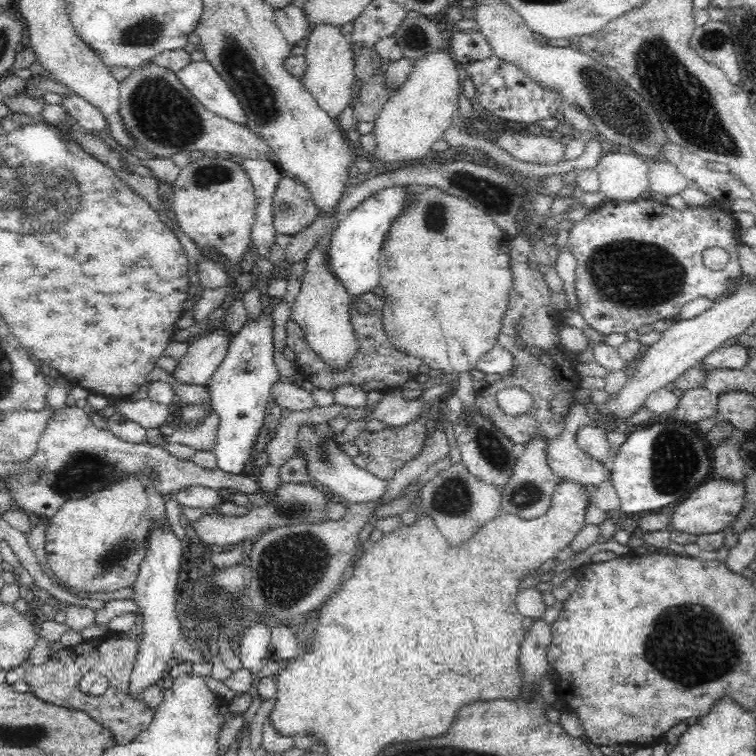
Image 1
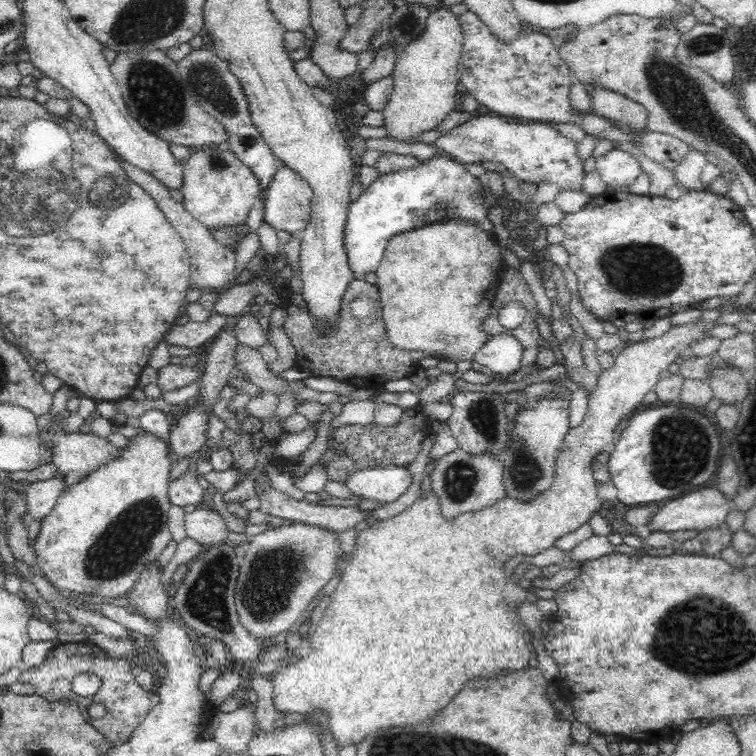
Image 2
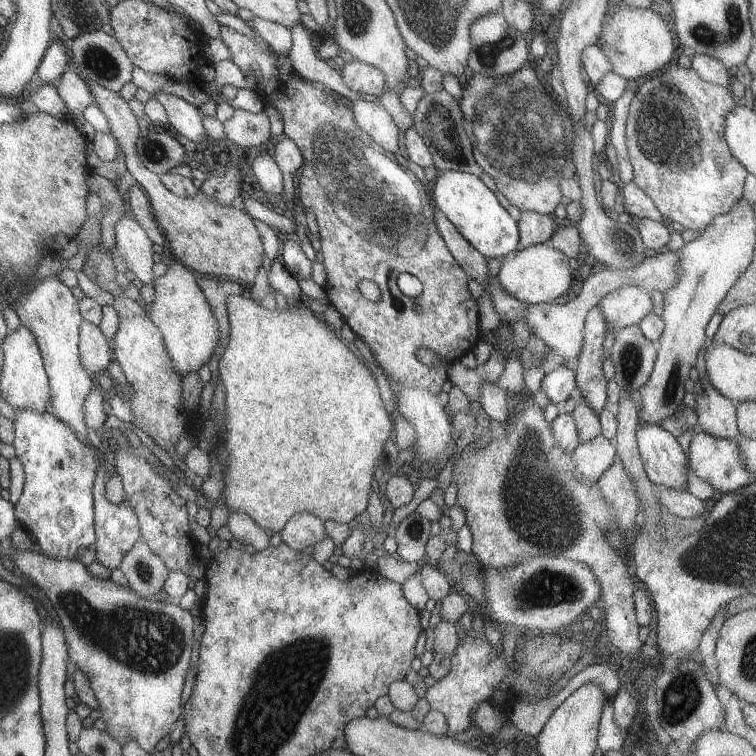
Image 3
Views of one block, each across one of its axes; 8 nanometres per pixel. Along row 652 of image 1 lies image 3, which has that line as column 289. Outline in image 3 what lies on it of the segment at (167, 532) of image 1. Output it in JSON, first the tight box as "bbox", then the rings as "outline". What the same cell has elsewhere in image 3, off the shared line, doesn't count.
{"bbox":[271,137,304,199],"outline":[[[286,137],[271,147],[271,153],[276,164],[283,172],[282,185],[286,197],[295,199],[296,188],[293,185],[296,170],[304,164],[304,157],[299,146],[290,138]]]}

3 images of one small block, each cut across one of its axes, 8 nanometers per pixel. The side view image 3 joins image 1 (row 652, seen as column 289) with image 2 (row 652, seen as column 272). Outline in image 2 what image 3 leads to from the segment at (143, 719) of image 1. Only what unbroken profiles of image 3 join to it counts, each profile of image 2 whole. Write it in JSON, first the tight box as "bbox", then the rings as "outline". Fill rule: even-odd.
{"bbox":[21,637,160,746],"outline":[[[84,637],[81,639],[68,639],[62,644],[56,644],[44,662],[24,670],[21,674],[21,681],[34,686],[36,695],[50,702],[62,698],[77,702],[80,712],[100,734],[106,737],[111,746],[120,746],[128,742],[134,729],[140,726],[140,723],[160,701],[156,693],[144,690],[136,682],[132,664],[128,660],[108,656],[104,650],[90,643]],[[77,674],[99,675],[99,691],[92,697],[83,698],[77,695],[76,690],[71,687],[71,680],[76,678]],[[95,700],[102,701],[106,707],[106,714],[102,718],[90,719],[90,717],[86,716],[88,714],[88,709],[86,708]]]}

